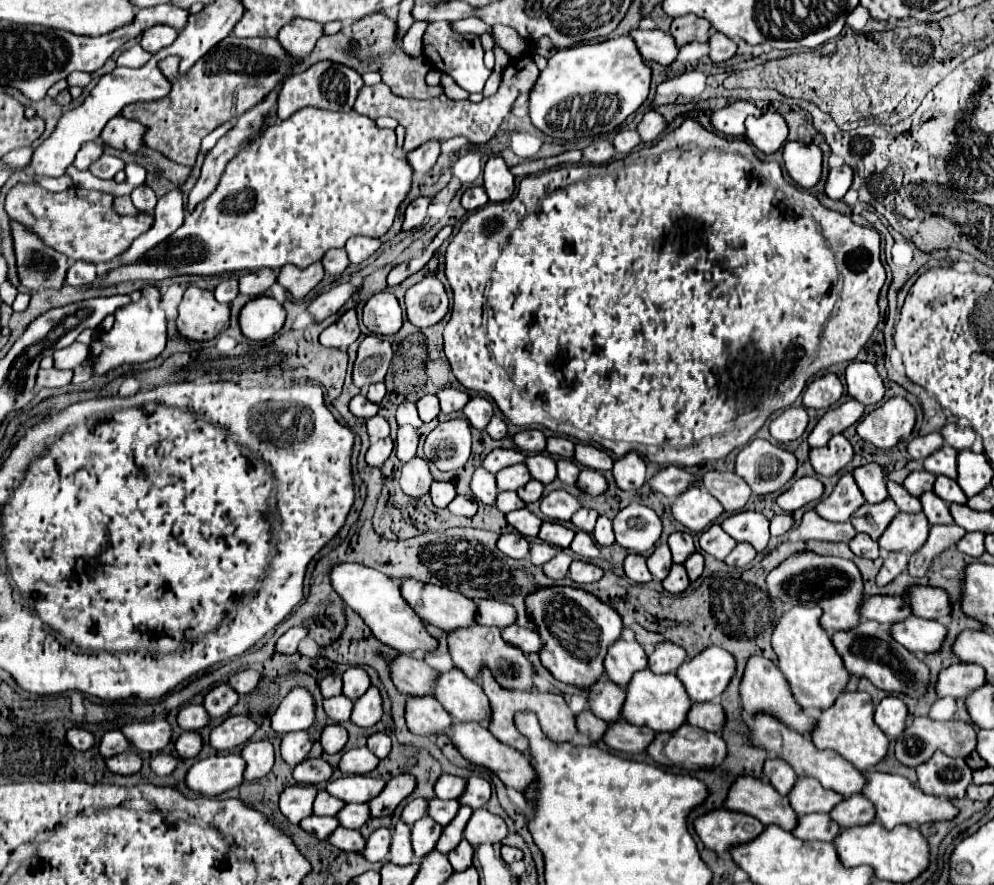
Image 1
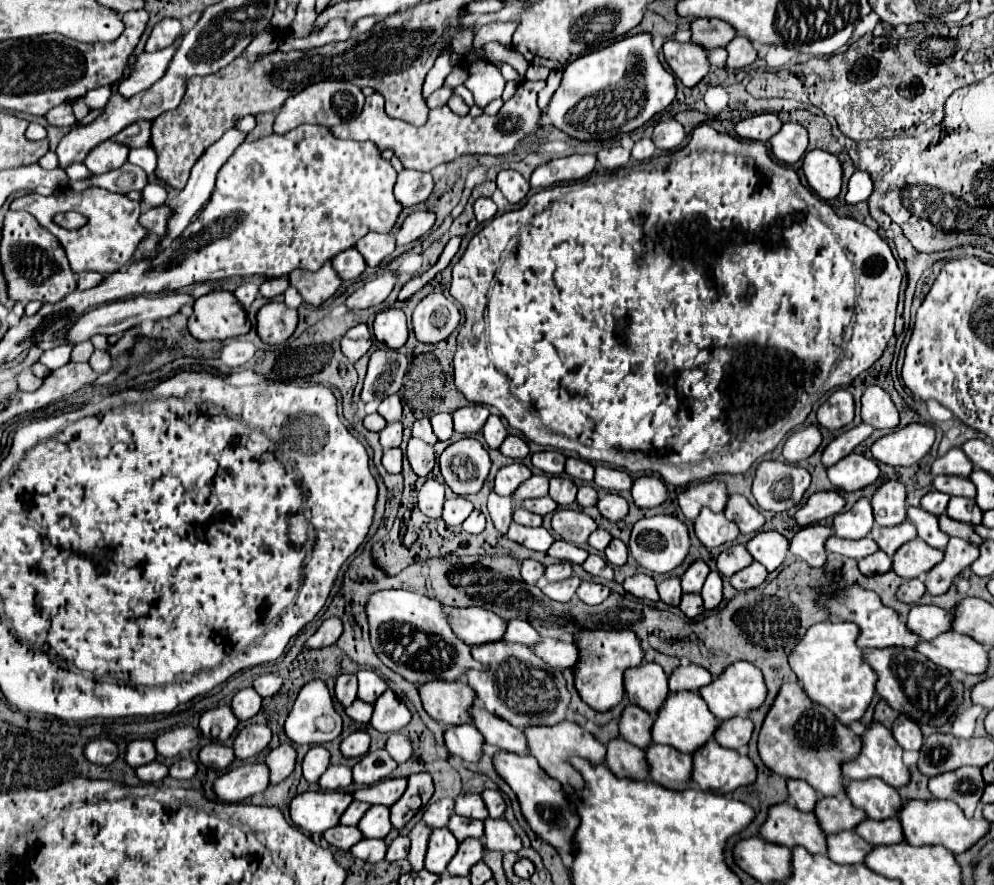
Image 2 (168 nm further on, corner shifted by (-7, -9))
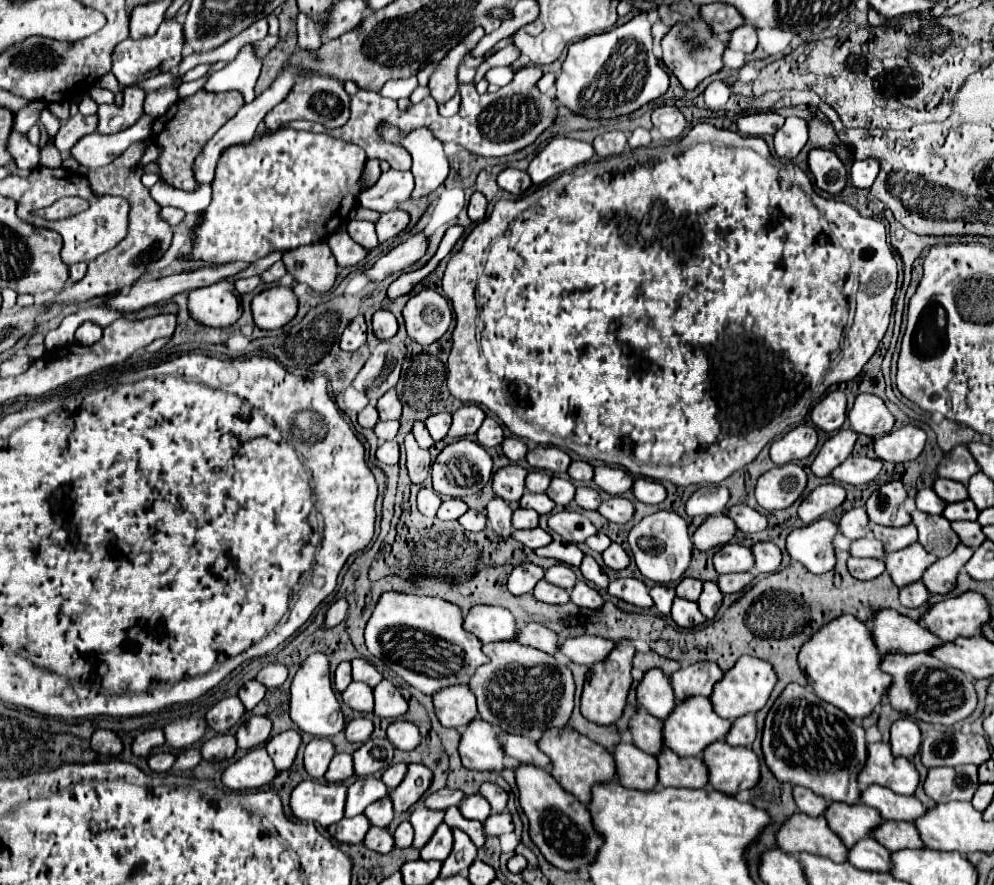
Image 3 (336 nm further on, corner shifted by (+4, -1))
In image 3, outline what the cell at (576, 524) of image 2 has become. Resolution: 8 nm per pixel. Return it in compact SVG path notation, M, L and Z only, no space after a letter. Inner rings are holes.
M557 512L549 518L549 528L553 532L557 532L563 542L571 542L571 544L581 544L585 542L589 536L597 534L597 528L579 512Z

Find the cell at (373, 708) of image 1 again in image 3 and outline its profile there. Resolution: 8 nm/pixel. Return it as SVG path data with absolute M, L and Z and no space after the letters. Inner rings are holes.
M383 680L375 688L375 714L381 718L399 718L409 710L407 700L399 694L399 690L389 682Z

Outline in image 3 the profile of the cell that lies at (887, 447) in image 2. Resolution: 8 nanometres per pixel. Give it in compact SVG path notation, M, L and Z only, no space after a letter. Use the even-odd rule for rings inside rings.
M903 426L875 440L875 454L885 462L915 460L925 446L925 432L915 426Z

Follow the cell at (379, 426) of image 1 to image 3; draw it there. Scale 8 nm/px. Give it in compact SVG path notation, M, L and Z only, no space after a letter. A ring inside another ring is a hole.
M377 422L377 426L373 428L375 430L375 434L377 434L377 438L381 440L381 442L385 442L385 440L395 440L395 436L397 436L397 430L399 430L399 422Z

